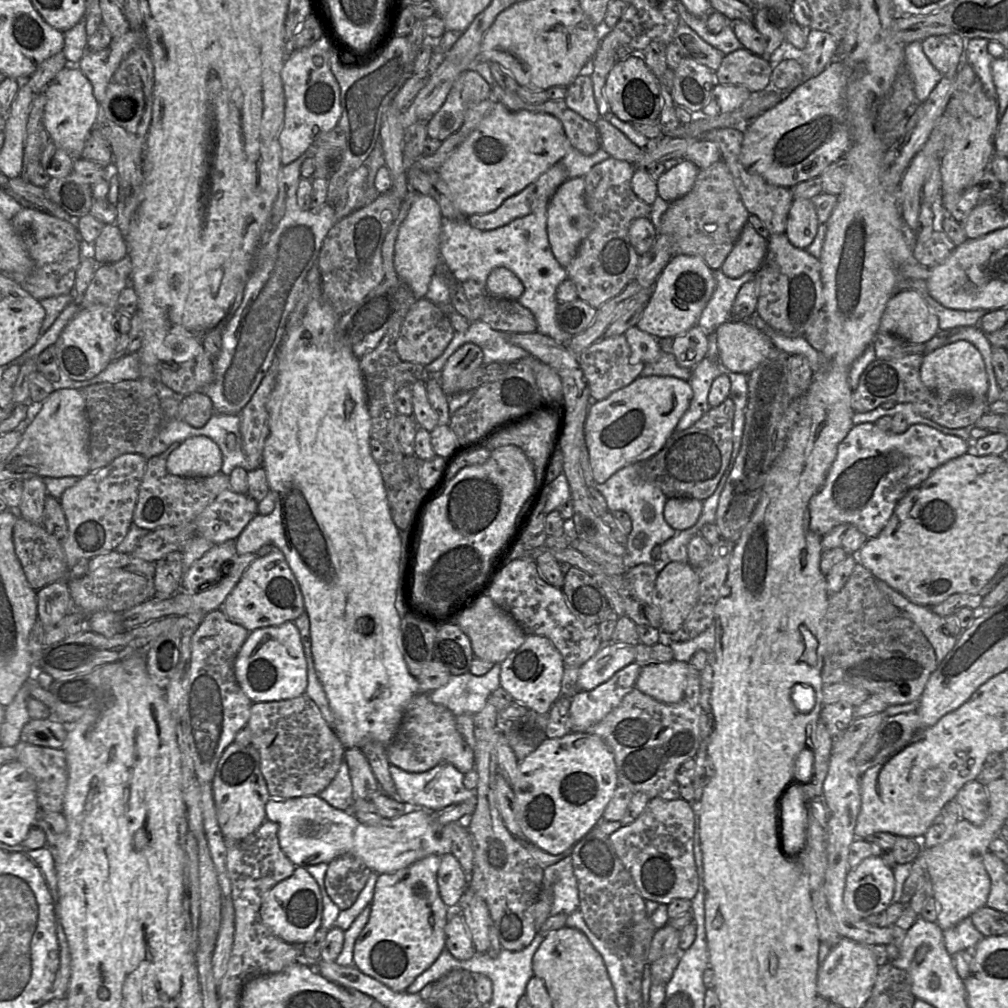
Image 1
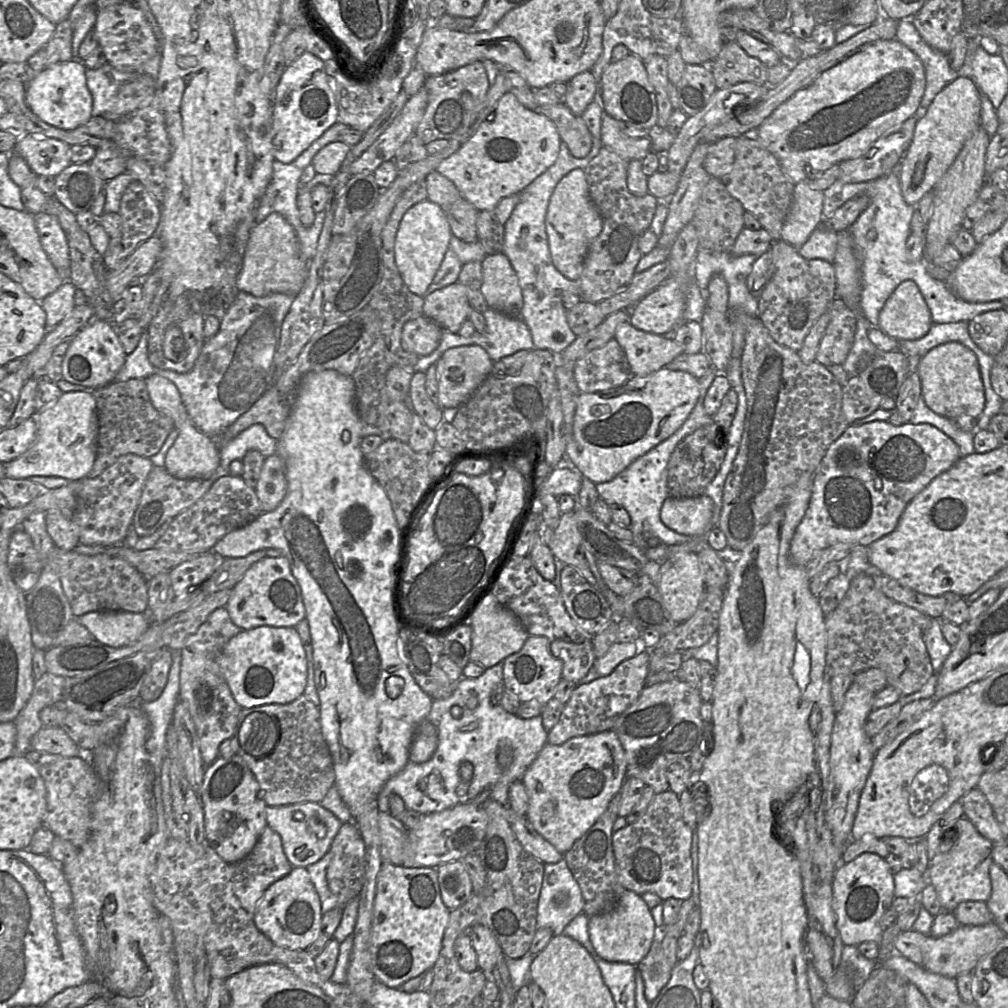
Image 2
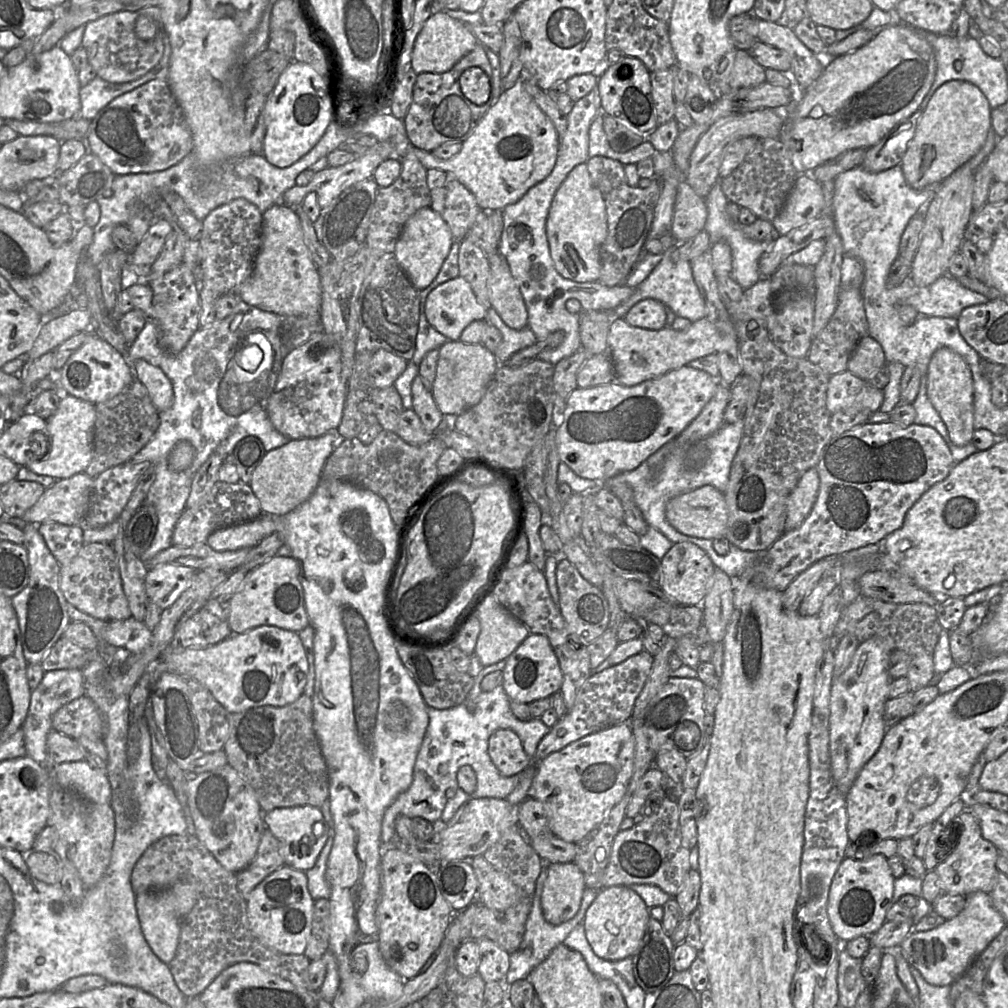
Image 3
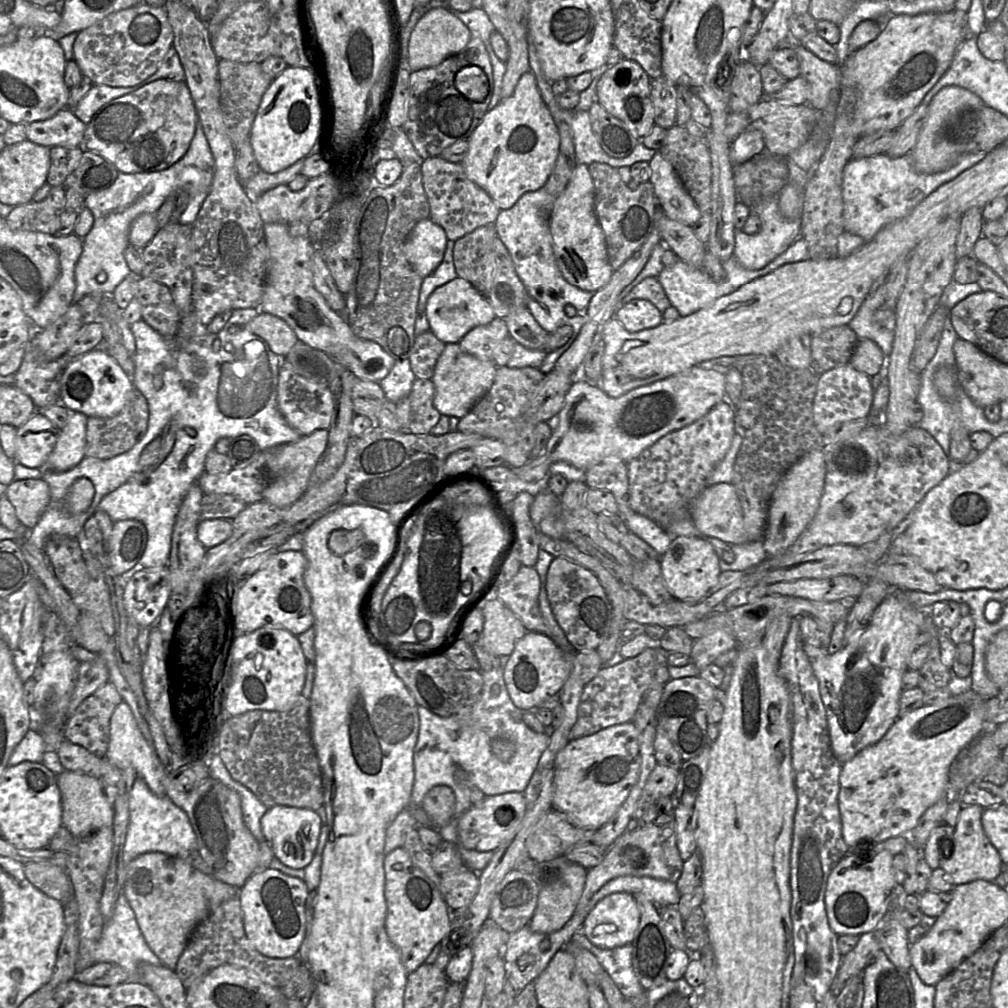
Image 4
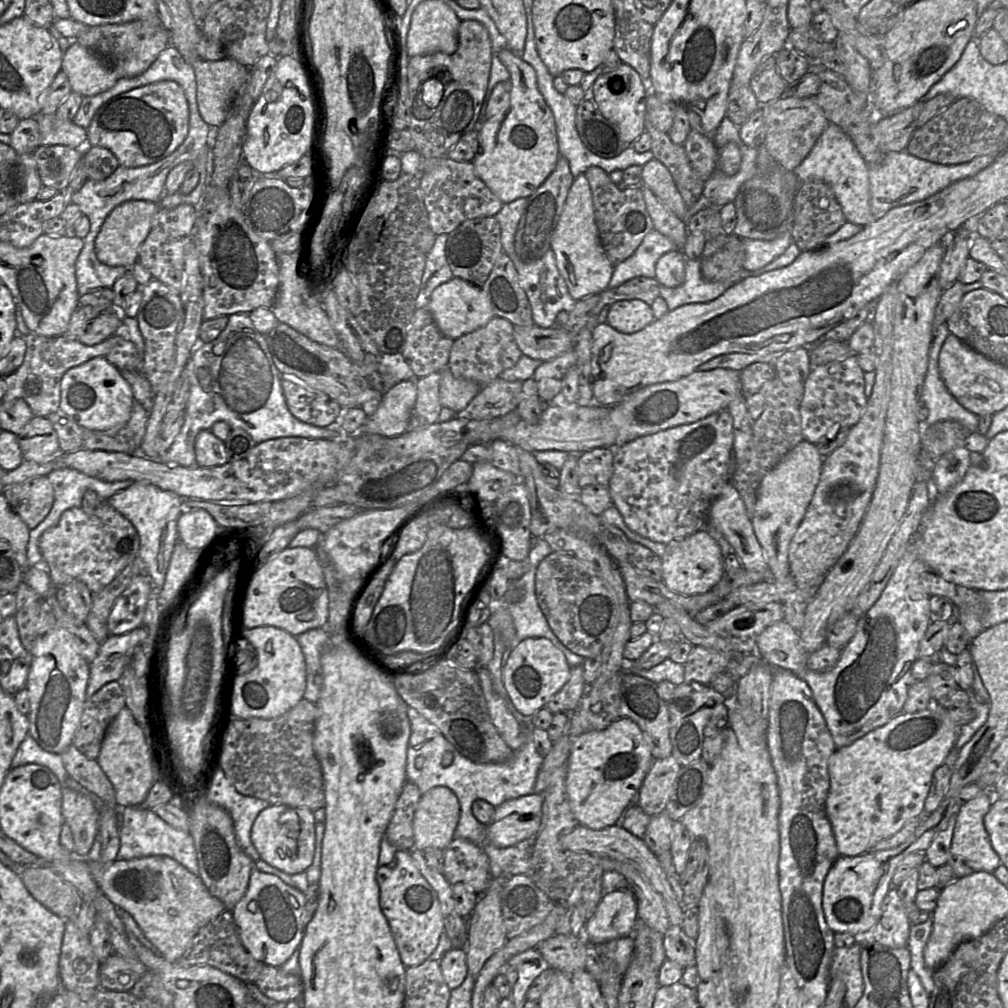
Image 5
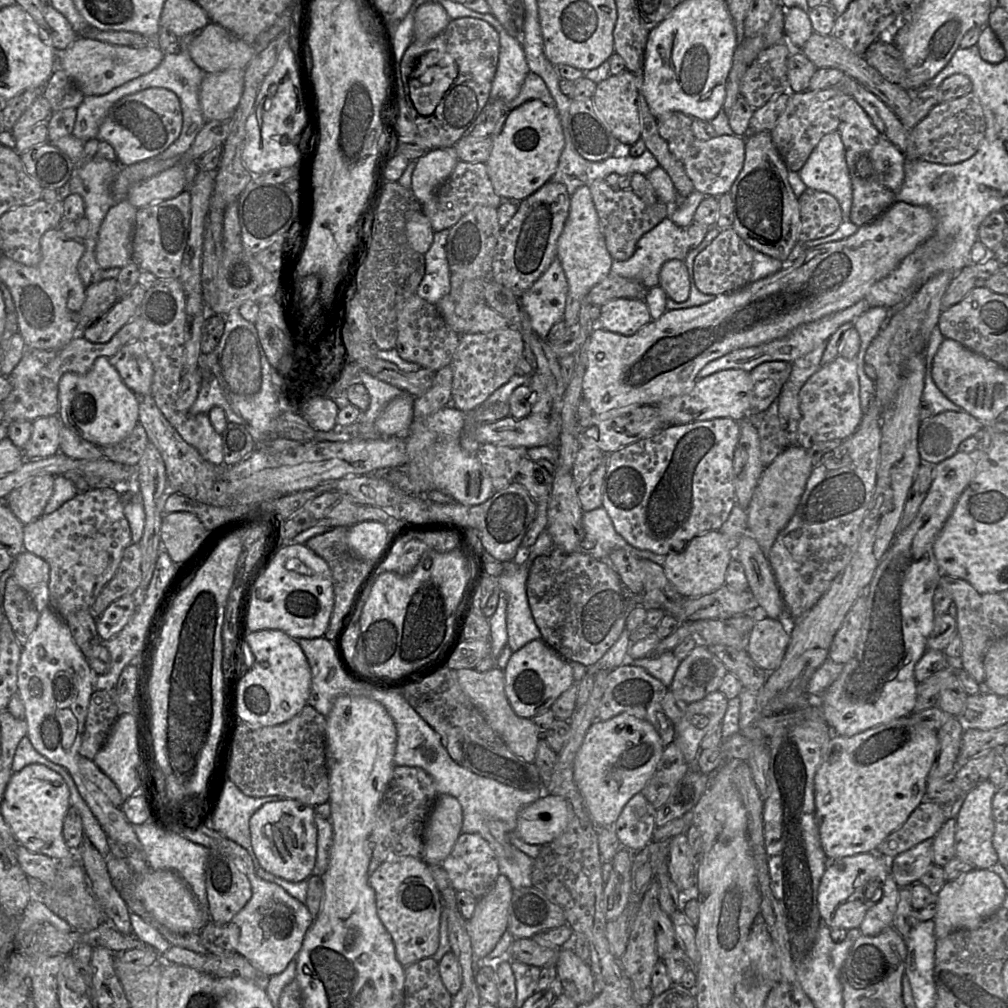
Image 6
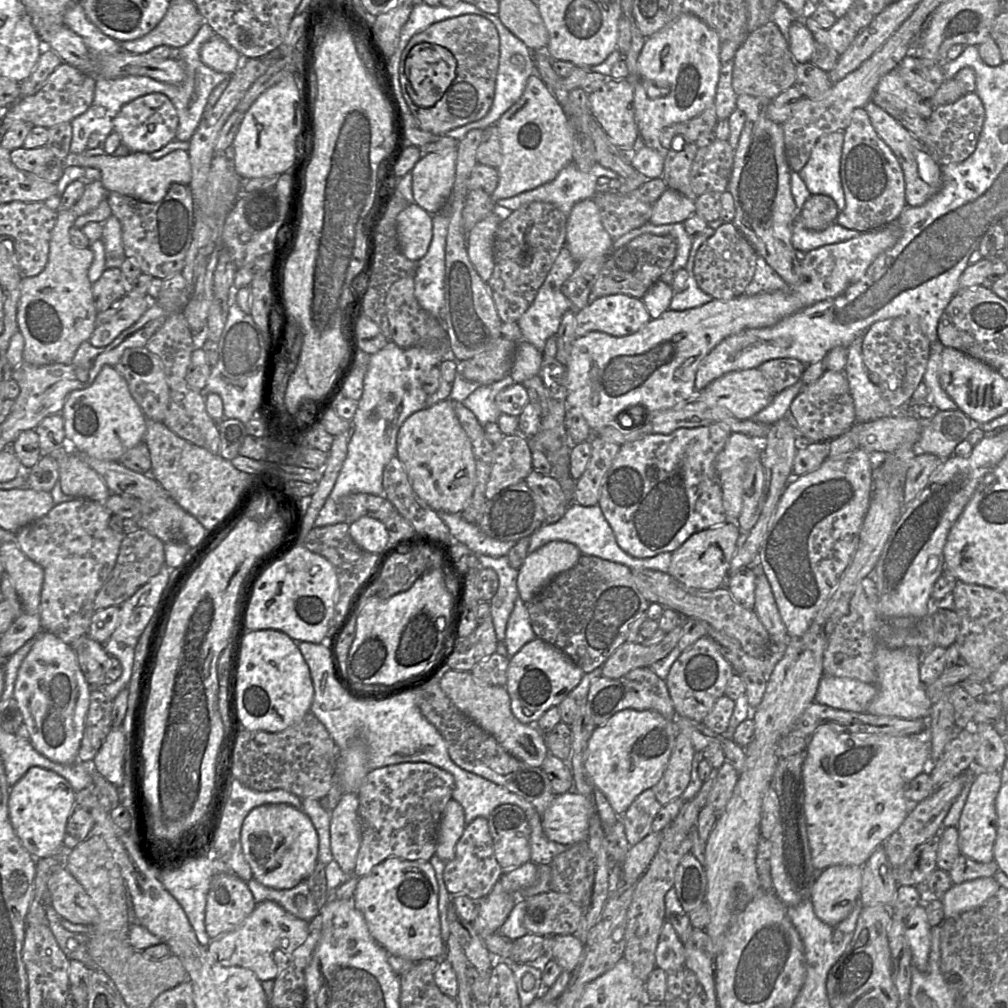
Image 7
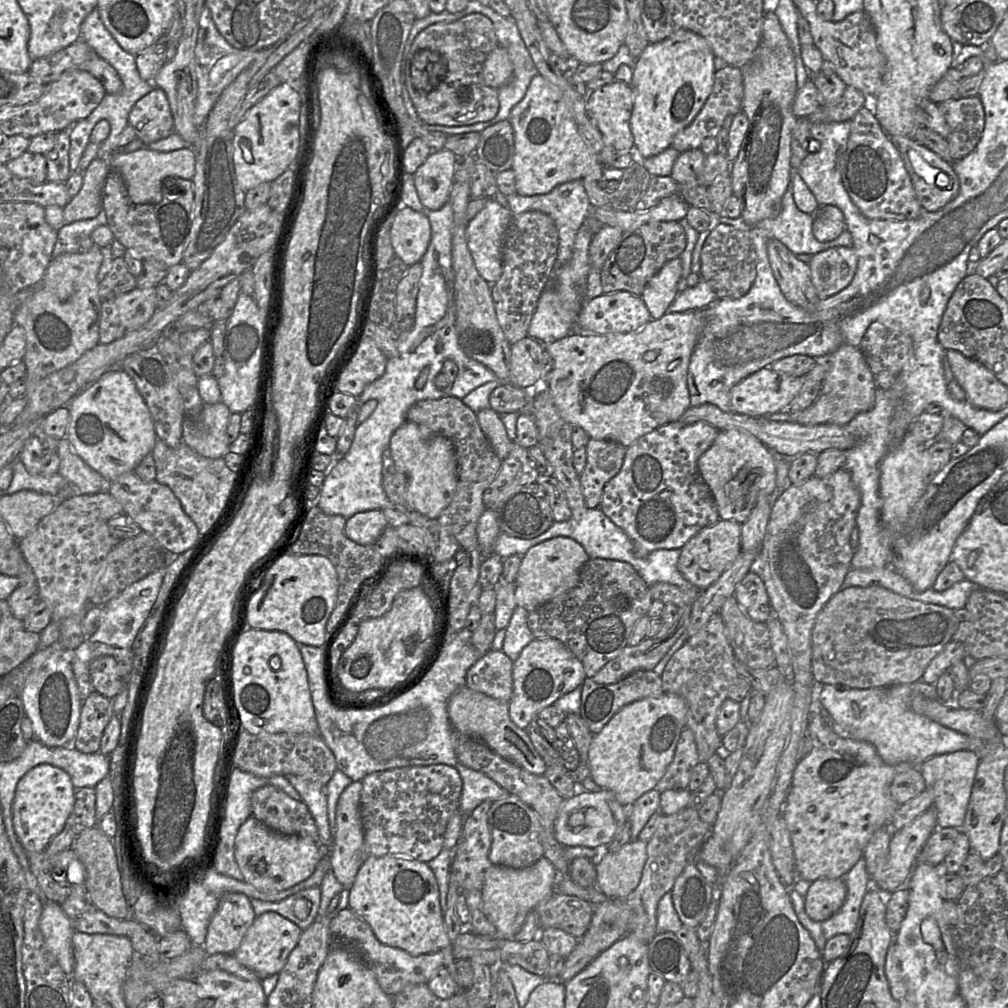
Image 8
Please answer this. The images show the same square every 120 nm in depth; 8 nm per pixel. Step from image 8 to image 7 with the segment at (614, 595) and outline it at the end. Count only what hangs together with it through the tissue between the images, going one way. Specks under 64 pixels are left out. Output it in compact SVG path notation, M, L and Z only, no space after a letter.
M581 555L570 569L555 576L527 603L537 638L566 654L584 673L603 666L627 638L630 625L650 603L637 588L626 565Z

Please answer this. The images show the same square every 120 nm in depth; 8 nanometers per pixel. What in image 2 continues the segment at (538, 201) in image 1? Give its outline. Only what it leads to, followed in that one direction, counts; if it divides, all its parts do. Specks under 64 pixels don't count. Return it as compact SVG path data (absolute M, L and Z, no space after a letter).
M516 193L503 198L493 209L478 213L476 220L478 241L486 255L503 251L505 223L519 200L520 193Z

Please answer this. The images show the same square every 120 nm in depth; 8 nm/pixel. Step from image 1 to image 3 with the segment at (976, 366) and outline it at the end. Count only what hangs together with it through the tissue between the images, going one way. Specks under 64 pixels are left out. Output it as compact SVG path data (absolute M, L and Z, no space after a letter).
M942 347L932 355L927 370L927 395L946 425L953 444L962 447L972 442L974 429L974 387L971 370L952 349Z

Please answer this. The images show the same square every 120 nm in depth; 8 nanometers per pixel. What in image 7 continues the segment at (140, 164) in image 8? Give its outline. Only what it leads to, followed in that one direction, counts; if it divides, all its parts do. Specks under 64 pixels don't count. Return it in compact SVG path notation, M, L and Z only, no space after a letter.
M87 149L80 154L69 152L64 160L65 166L97 168L101 172L101 182L107 192L117 192L142 202L157 203L166 196L173 183L189 185L192 179L189 154L186 150L175 150L160 159L153 159L144 152L130 153L127 156L88 156L86 152Z

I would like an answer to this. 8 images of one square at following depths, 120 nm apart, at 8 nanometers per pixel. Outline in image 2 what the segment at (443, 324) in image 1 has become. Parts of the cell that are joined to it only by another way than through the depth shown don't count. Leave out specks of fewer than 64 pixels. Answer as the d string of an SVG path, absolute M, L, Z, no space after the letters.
M421 315L404 324L401 345L407 352L414 353L419 357L426 356L439 346L441 336L441 326Z

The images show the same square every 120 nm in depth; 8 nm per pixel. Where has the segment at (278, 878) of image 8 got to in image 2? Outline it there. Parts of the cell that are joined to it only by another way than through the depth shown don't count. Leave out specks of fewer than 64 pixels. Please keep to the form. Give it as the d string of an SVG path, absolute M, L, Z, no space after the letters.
M316 802L266 806L267 825L281 837L283 851L293 867L305 867L319 861L330 849L342 822Z

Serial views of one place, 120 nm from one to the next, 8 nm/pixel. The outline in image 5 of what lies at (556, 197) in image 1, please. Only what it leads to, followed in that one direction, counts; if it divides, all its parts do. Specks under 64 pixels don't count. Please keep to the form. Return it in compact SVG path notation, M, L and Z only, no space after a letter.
M585 173L574 178L563 211L551 237L551 249L556 257L558 270L570 295L582 300L593 294L601 294L613 275L614 265L606 254L595 222L595 210L590 184Z

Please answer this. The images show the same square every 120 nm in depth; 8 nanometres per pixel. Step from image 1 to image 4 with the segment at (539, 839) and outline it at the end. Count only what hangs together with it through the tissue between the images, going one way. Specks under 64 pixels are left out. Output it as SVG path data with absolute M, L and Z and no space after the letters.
M633 721L569 741L556 756L552 809L564 813L576 827L593 831L600 829L636 784L640 763L638 730Z

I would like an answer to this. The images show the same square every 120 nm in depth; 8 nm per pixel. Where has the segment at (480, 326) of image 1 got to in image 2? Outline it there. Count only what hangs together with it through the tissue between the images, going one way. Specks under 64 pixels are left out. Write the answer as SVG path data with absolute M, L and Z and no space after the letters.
M488 308L483 312L486 321L486 330L483 333L475 331L469 337L460 336L458 333L452 333L442 329L442 336L439 346L429 355L419 357L414 371L425 373L427 369L441 357L441 355L448 349L464 346L464 345L479 345L486 350L493 362L500 360L503 357L512 355L520 350L531 350L534 348L532 336L527 324L522 317L508 317L501 312Z

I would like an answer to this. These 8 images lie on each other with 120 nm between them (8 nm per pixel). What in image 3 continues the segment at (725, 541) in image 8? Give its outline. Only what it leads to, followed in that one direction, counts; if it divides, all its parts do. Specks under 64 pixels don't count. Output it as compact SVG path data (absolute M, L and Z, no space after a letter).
M691 542L674 543L661 559L661 590L677 605L702 605L714 578L716 567L700 547Z

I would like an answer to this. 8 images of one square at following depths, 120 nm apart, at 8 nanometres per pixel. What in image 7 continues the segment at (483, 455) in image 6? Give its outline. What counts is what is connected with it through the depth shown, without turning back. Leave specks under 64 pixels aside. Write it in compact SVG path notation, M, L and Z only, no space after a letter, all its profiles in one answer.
M521 434L504 436L493 448L492 469L486 484L485 500L522 481L533 470L530 443Z

